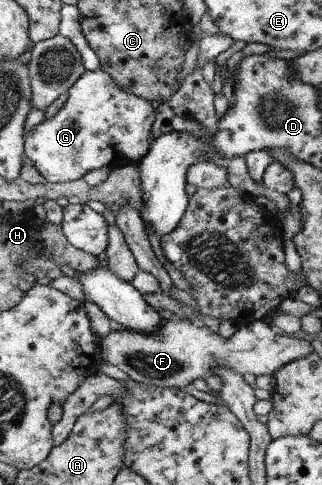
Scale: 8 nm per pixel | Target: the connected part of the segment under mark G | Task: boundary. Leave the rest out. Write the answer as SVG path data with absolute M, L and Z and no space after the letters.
M102 69L85 70L69 88L69 98L64 106L54 116L44 119L25 134L25 158L31 161L48 182L72 182L84 177L90 170L114 167L124 161L138 164L153 142L155 113L150 101L120 89L116 81Z

